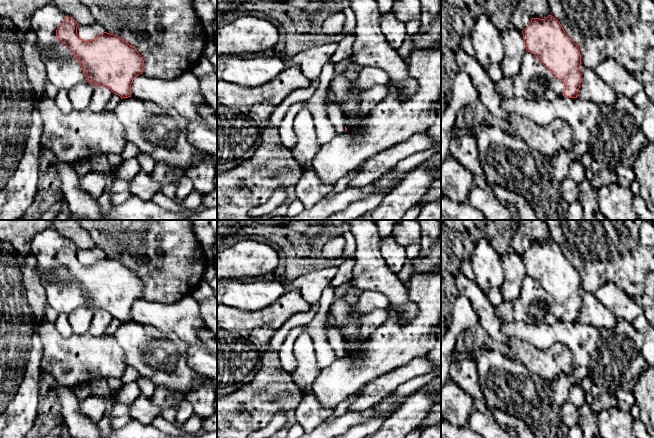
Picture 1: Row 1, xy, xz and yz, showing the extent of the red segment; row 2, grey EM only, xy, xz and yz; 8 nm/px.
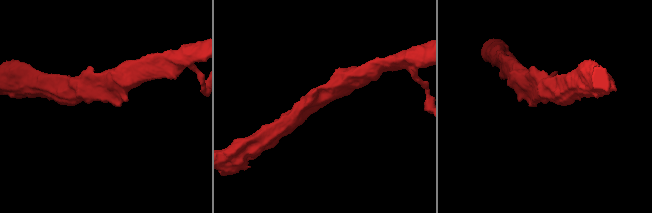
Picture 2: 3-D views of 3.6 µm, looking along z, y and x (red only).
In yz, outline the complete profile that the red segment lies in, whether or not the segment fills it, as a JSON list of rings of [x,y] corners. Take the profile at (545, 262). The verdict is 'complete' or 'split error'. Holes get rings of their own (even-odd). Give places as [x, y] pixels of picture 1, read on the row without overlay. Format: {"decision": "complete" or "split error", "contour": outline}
{"decision": "complete", "contour": [[[551,239],[545,243],[532,242],[522,258],[526,275],[538,281],[540,286],[564,307],[563,320],[577,322],[582,306],[579,296],[581,278],[579,271],[567,260],[560,246]]]}

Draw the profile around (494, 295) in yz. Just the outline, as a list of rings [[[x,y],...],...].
[[[490,288],[486,296],[494,307],[497,307],[504,302],[499,288]]]

